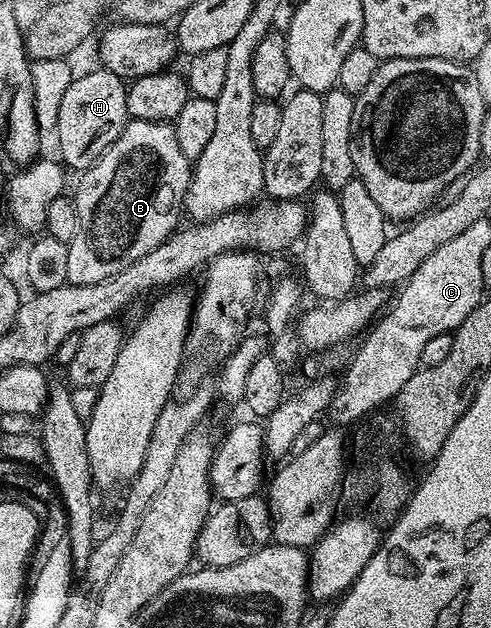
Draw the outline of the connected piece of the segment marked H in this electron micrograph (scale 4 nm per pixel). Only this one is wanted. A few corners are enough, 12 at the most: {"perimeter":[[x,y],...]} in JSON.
{"perimeter":[[100,67],[59,103],[60,160],[84,171],[123,135],[127,85]]}

